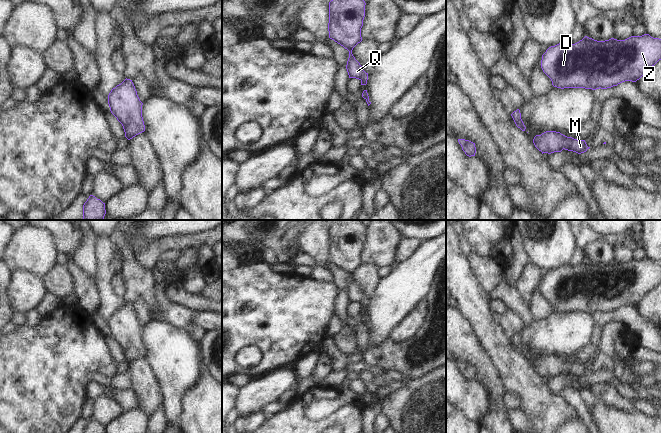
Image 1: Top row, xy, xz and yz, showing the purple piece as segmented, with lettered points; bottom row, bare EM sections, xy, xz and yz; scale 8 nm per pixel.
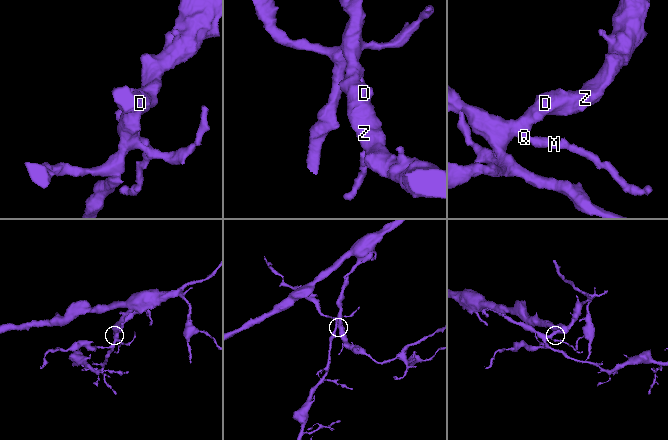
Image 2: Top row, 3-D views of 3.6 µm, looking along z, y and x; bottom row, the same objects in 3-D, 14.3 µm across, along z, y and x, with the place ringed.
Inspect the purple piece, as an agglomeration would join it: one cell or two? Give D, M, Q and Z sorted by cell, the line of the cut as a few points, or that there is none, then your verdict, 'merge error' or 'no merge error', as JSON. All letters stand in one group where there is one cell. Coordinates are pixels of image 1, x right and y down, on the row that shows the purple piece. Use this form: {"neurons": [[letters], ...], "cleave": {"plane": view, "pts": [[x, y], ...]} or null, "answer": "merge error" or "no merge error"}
{"neurons": [["D", "M", "Q", "Z"]], "cleave": null, "answer": "no merge error"}

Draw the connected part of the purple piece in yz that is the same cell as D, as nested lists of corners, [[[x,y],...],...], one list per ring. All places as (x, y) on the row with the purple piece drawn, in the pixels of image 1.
[[[649,34],[625,40],[597,41],[585,36],[575,44],[561,42],[542,55],[541,68],[557,88],[607,89],[625,81],[636,82],[661,60],[661,39]]]

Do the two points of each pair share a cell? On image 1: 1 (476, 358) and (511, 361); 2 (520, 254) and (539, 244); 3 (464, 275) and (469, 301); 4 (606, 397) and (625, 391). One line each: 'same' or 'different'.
1: different
2: different
3: same
4: different

